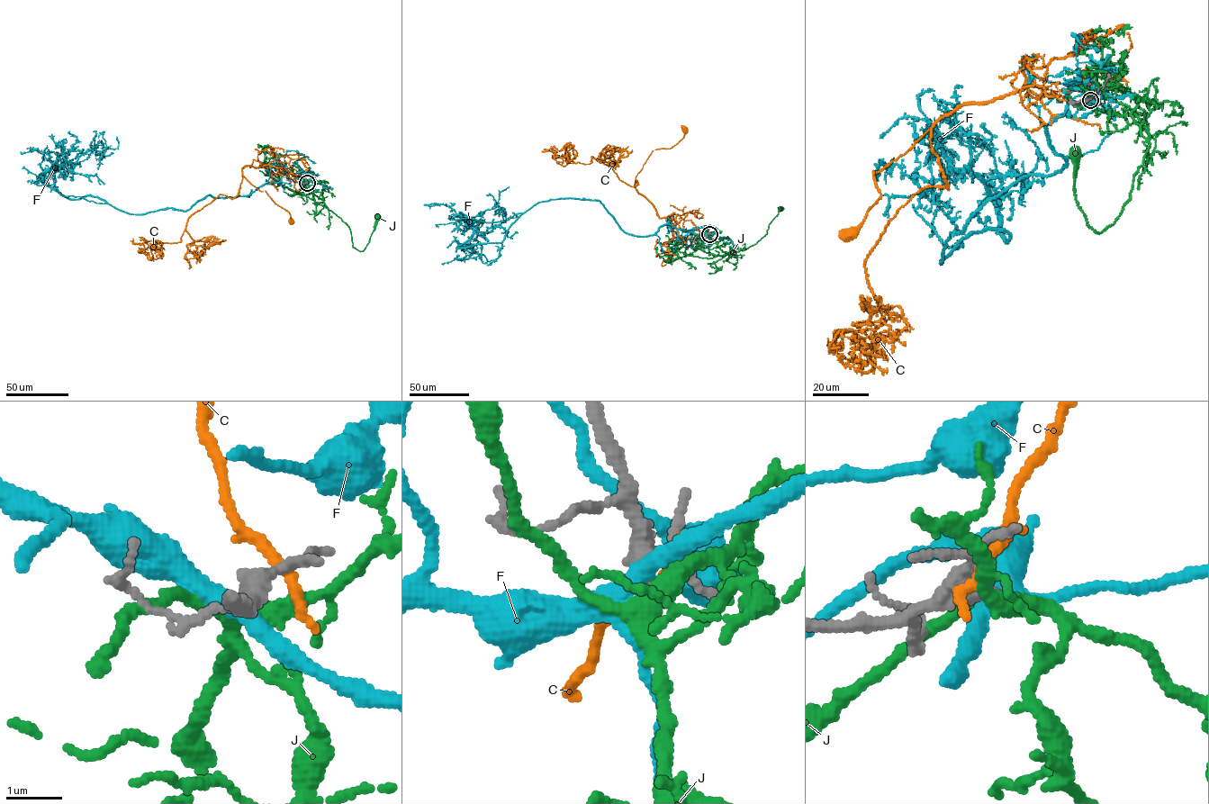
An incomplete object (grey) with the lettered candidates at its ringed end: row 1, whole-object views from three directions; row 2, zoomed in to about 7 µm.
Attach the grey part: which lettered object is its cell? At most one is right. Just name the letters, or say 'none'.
none

